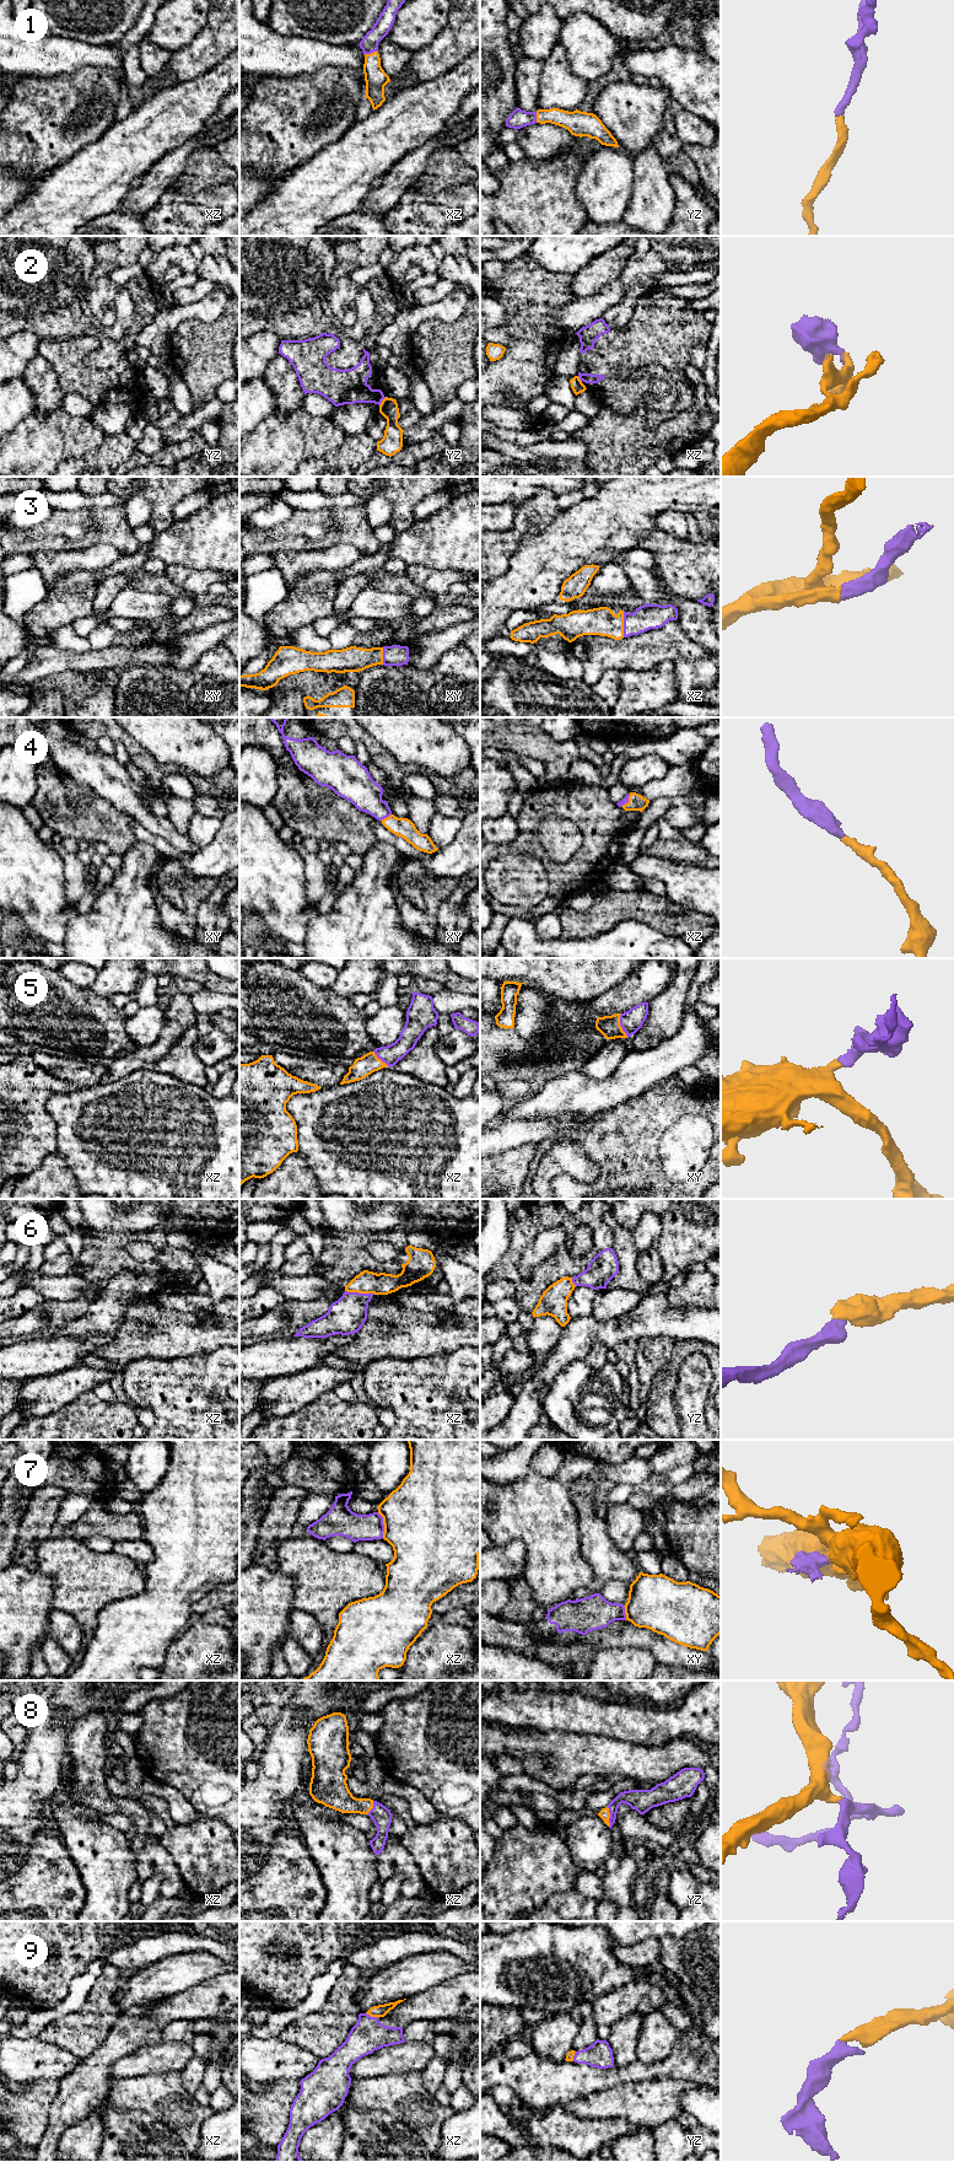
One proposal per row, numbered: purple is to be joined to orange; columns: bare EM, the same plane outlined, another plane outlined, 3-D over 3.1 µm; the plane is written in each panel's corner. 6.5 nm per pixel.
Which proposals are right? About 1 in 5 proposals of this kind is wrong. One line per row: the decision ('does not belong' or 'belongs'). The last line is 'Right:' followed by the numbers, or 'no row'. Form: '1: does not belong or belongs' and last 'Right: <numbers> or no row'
1: belongs
2: does not belong
3: belongs
4: belongs
5: belongs
6: belongs
7: does not belong
8: belongs
9: belongs
Right: 1, 3, 4, 5, 6, 8, 9

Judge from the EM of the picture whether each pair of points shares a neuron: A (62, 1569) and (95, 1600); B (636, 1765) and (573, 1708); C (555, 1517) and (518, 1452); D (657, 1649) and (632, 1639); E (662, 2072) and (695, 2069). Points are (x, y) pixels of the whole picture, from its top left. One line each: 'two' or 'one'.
A: one
B: two
C: two
D: one
E: one

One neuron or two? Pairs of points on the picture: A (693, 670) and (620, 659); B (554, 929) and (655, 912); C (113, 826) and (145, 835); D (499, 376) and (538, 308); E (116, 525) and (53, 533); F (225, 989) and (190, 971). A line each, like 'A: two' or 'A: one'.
A: two
B: two
C: two
D: one
E: one
F: one

